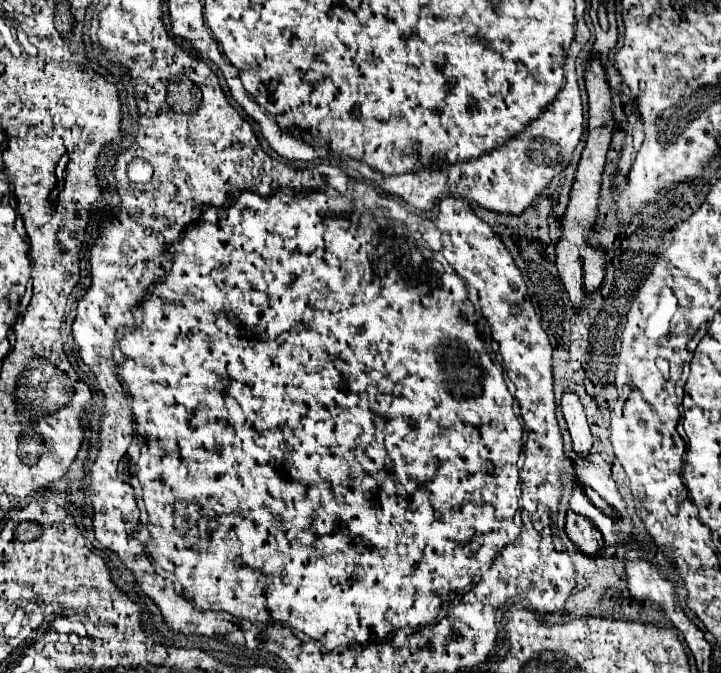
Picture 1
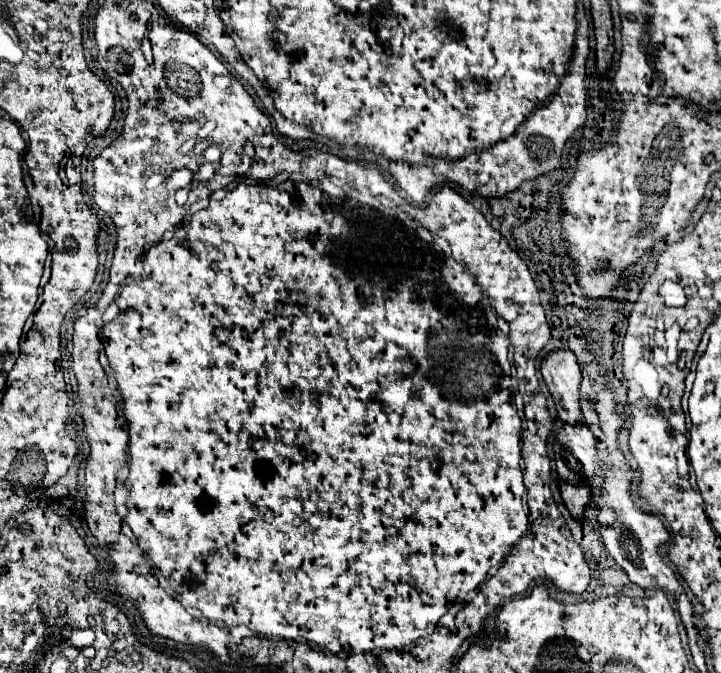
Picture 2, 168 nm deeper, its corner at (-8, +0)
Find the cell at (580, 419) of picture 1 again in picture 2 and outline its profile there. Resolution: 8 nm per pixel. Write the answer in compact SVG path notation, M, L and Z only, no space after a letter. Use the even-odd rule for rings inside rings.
M560 348L546 354L542 360L540 372L556 402L560 420L562 422L582 420L580 390L578 390L582 374L574 352L568 348Z

